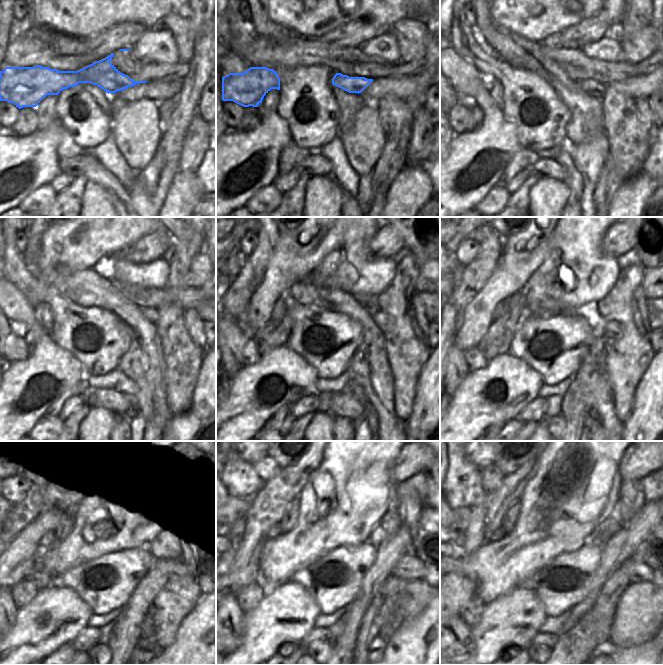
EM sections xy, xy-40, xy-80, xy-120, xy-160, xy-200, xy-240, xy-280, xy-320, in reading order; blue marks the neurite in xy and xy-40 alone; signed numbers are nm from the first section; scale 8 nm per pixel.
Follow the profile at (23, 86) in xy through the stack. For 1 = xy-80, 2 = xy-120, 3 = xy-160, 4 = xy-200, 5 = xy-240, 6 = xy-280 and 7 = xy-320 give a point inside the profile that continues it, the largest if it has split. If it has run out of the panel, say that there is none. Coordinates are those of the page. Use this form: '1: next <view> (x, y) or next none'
1: next xy-80 (591, 86)
2: next xy-120 (151, 313)
3: next xy-160 (381, 319)
4: next xy-200 (610, 327)
5: next xy-240 (184, 562)
6: next xy-280 (409, 568)
7: next xy-320 (638, 571)

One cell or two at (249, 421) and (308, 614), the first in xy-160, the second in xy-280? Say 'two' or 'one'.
one

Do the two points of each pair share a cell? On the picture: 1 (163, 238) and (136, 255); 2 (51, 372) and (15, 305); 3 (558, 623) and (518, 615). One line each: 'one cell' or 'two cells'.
1: one cell
2: one cell
3: two cells

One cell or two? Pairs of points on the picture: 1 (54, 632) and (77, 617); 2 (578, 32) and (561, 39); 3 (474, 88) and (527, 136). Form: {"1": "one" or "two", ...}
{"1": "one", "2": "one", "3": "two"}

